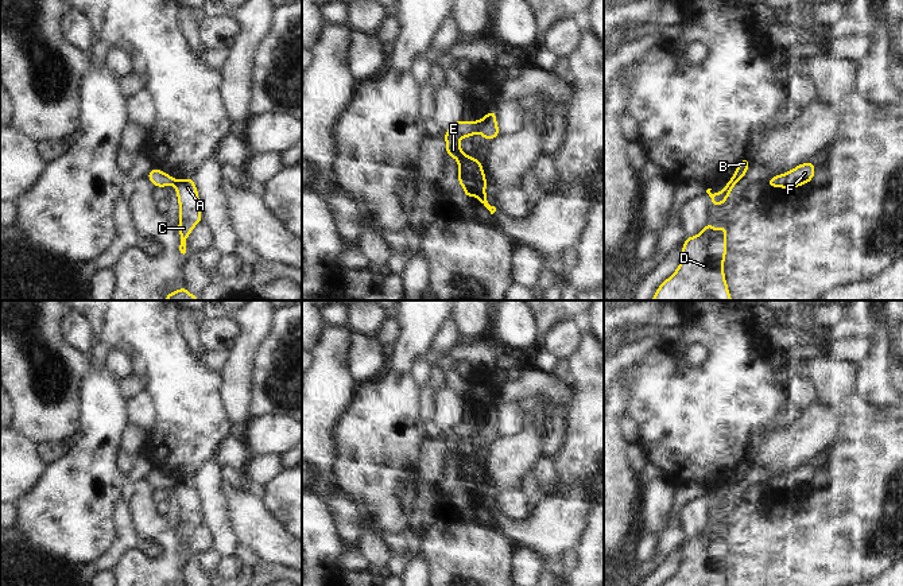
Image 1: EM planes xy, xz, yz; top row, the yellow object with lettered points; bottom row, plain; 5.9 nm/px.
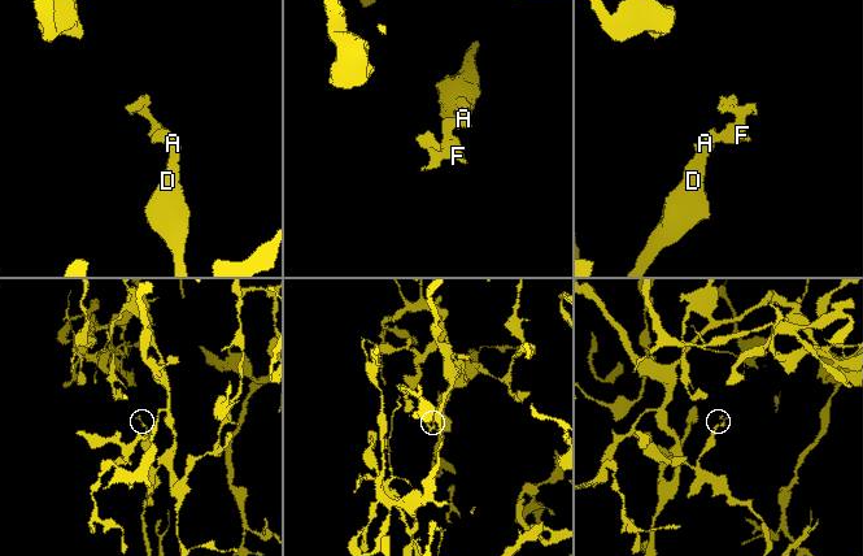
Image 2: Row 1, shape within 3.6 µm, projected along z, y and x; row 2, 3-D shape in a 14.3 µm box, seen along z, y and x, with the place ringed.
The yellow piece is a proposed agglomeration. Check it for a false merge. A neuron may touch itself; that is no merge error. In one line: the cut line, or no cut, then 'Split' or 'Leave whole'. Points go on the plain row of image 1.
Split along xz (477, 423), (479, 431). Split

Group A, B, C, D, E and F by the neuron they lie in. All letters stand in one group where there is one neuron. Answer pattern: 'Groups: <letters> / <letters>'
Groups: A C D / B E F

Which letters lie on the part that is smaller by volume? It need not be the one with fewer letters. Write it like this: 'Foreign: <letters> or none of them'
Foreign: B, E, F

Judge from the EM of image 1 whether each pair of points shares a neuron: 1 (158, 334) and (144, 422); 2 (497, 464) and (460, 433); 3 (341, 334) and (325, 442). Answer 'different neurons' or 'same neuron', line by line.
1: different neurons
2: different neurons
3: same neuron

